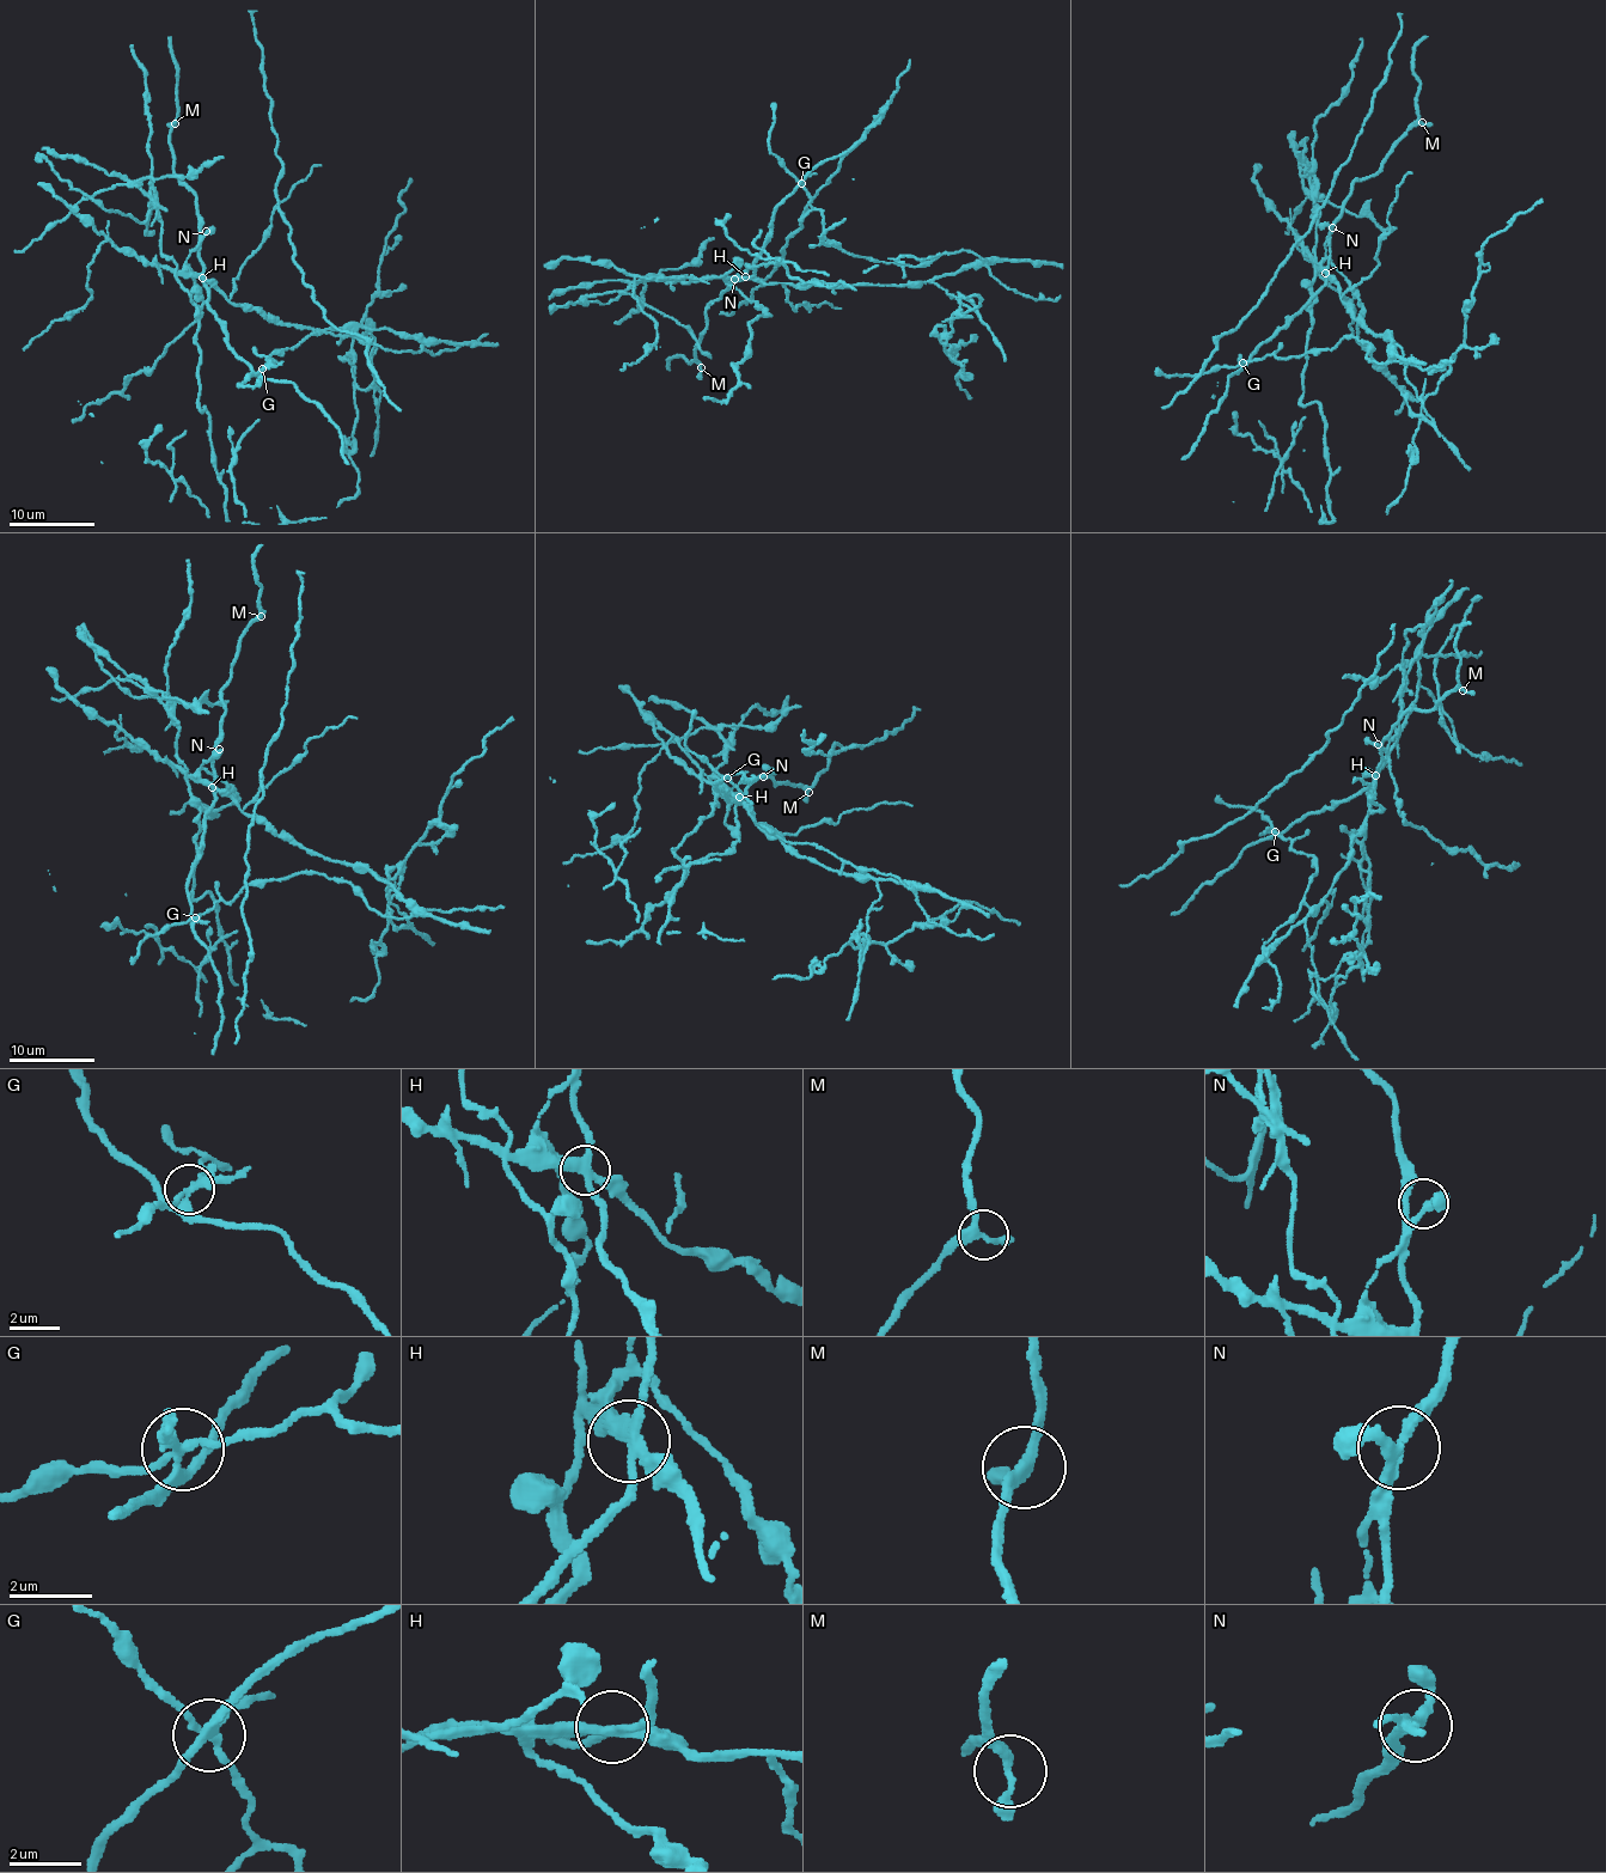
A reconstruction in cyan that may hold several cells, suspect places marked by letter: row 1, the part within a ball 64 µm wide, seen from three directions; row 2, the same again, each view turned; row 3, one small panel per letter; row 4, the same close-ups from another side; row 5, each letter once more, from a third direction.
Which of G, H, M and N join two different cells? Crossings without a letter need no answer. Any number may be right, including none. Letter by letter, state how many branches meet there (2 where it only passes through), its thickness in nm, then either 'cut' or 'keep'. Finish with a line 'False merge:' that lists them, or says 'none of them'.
G: 5 | 240 nm | cut
H: 4 | 300 nm | cut
M: 3 | 260 nm | keep
N: 3 | 200 nm | keep
False merge: G, H

